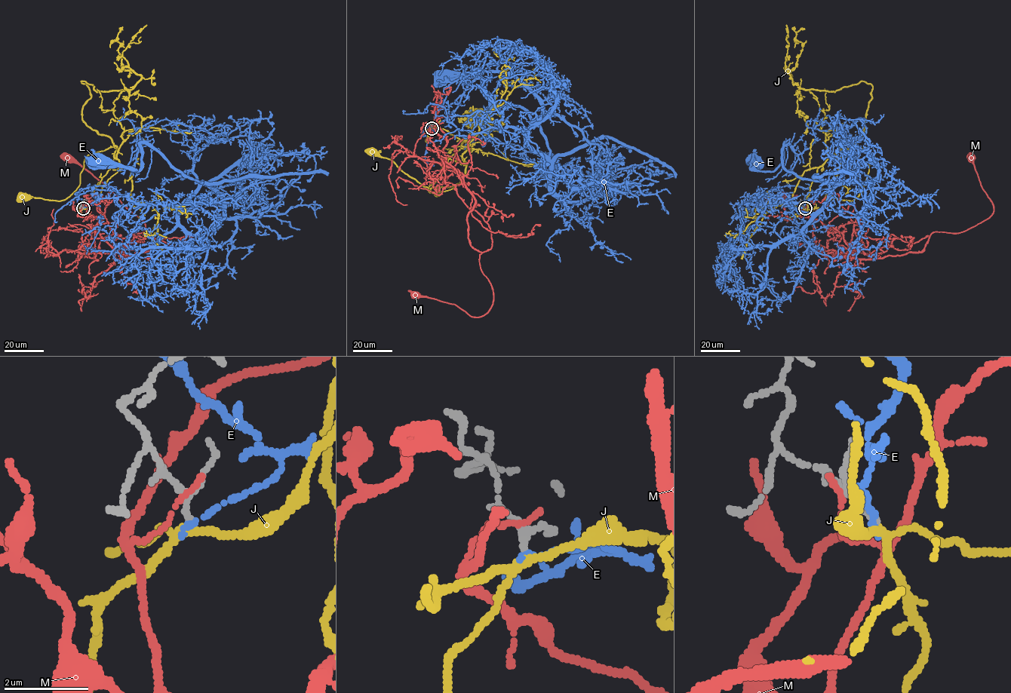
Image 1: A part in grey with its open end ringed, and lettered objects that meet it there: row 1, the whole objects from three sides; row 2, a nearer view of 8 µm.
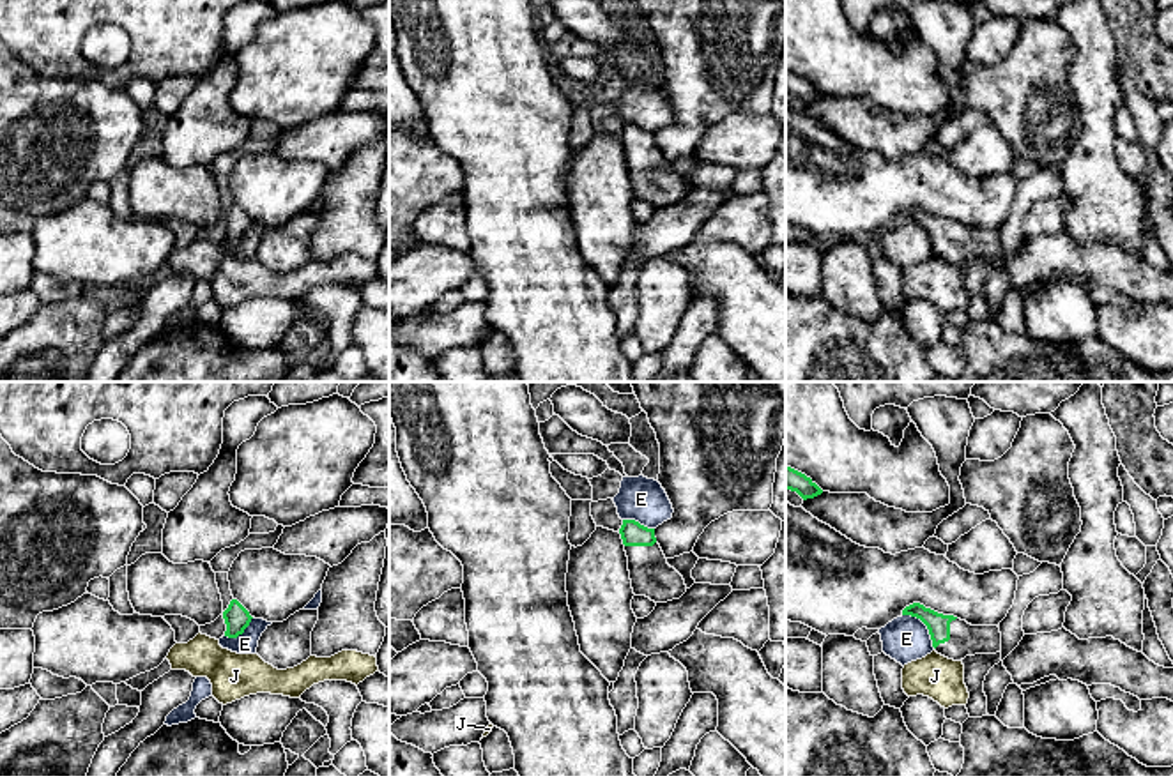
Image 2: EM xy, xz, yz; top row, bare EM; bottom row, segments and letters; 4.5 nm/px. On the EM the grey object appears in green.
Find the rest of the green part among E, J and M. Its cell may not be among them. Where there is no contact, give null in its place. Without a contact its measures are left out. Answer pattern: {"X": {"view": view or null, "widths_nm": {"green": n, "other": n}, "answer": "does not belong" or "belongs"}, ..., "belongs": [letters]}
{"E": {"view": "yz", "widths_nm": {"green": 110, "other": 220}, "answer": "does not belong"}, "J": {"view": null, "answer": "does not belong"}, "M": {"view": null, "answer": "does not belong"}, "belongs": []}

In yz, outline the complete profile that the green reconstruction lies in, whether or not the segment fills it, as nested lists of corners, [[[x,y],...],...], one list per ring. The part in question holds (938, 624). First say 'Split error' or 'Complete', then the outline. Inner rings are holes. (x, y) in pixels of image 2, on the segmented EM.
Split error. [[[920,603],[902,610],[902,615],[920,619],[931,635],[938,654],[961,661],[975,654],[996,654],[1001,650],[1001,633],[998,626],[971,626],[954,615],[943,615]]]

